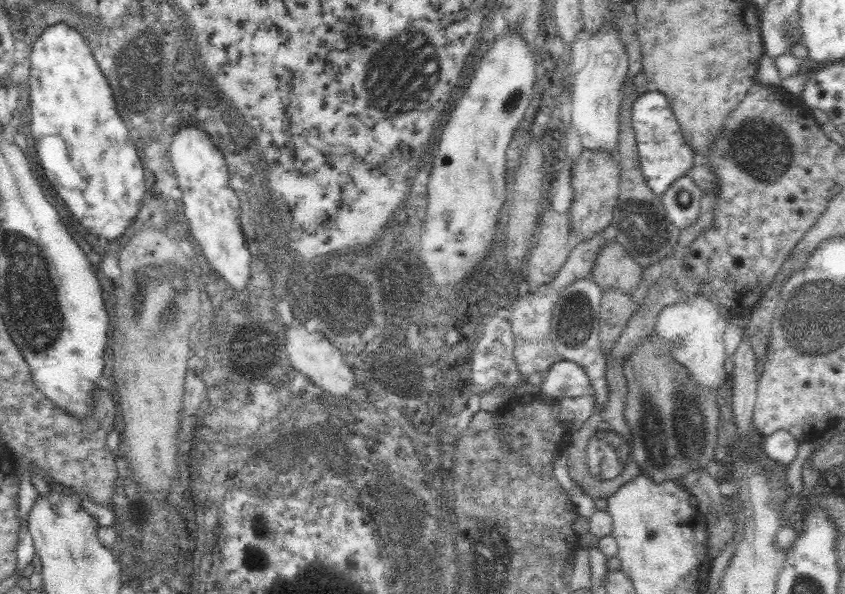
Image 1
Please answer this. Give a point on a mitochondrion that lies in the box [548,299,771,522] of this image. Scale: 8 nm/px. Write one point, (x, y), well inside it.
(679, 436)

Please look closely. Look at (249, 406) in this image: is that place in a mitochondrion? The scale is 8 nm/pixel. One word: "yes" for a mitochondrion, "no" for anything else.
no

